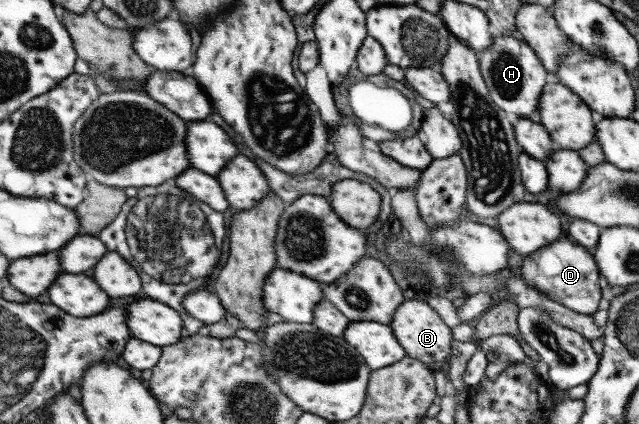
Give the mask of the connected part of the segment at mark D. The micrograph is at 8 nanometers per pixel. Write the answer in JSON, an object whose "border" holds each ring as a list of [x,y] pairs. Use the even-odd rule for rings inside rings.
{"border":[[[562,236],[522,256],[519,276],[537,291],[571,311],[591,315],[601,306],[598,269],[592,255]]]}

